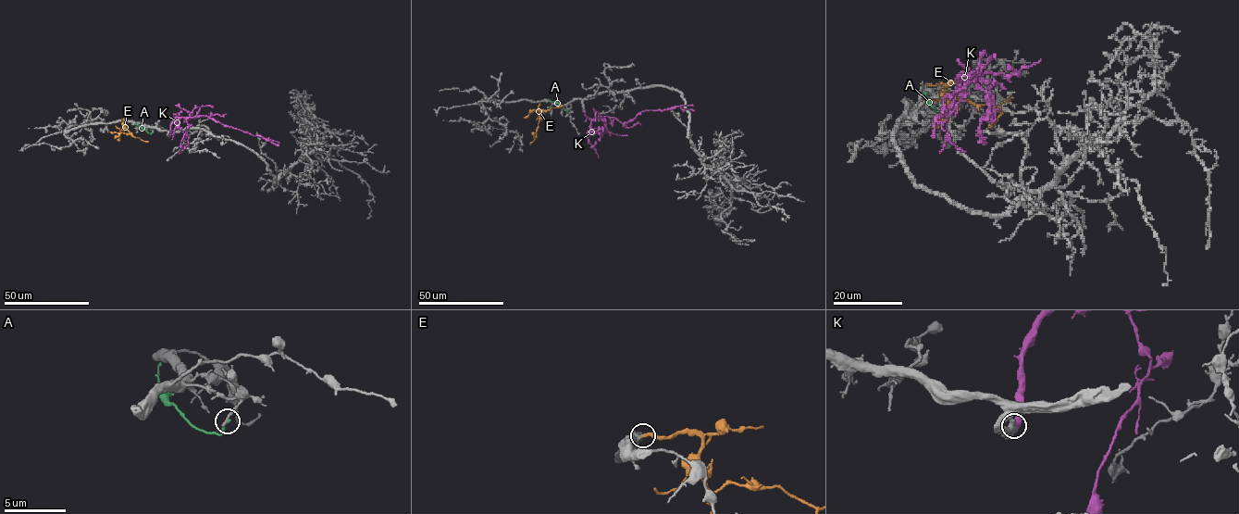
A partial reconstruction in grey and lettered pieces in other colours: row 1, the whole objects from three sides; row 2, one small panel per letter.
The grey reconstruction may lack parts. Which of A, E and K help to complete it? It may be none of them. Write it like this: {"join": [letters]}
{"join": ["E", "K"]}

